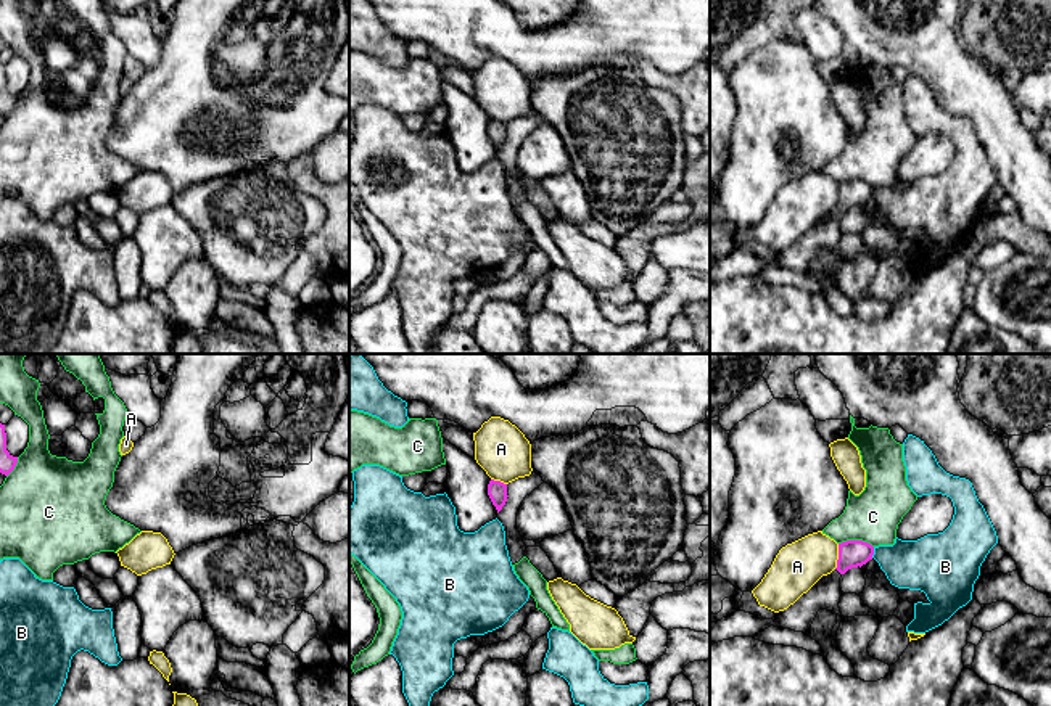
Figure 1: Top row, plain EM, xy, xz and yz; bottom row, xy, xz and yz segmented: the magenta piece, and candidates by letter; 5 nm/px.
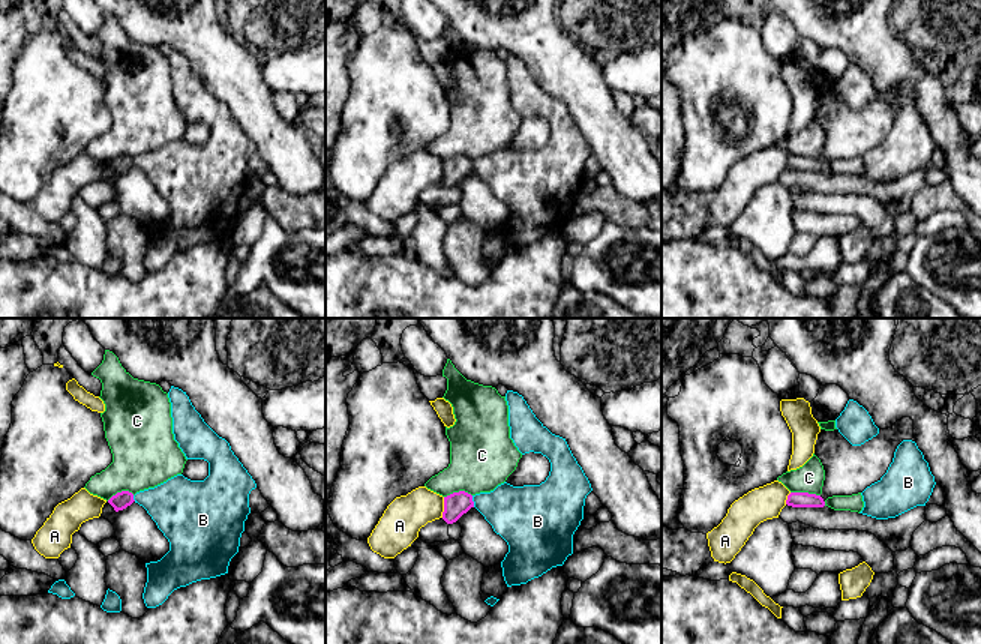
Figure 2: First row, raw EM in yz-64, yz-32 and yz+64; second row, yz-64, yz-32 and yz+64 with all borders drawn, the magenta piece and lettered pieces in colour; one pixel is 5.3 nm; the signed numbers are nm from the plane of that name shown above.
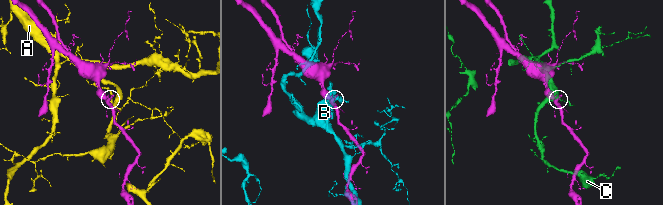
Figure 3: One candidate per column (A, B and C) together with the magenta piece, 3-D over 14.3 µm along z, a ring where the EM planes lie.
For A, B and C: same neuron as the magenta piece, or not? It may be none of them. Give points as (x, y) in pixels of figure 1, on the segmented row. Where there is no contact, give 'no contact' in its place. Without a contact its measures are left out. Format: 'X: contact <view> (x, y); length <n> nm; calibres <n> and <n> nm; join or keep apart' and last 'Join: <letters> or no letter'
A: contact yz (839, 557); length 130 nm; calibres 140 and 240 nm; keep apart
B: contact yz (873, 552); length 60 nm; calibres 140 and 260 nm; keep apart
C: contact yz (857, 541); length 180 nm; calibres 140 and 260 nm; keep apart
Join: no letter

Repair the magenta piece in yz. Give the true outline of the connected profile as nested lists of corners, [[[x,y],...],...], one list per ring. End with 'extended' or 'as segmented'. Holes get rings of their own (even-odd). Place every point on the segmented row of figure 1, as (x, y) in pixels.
[[[847,540],[839,544],[837,568],[822,576],[806,593],[803,593],[787,610],[776,613],[773,619],[763,619],[760,613],[736,611],[718,622],[710,624],[710,642],[723,642],[734,637],[753,637],[755,634],[774,626],[795,632],[808,632],[818,611],[827,610],[837,614],[832,629],[834,640],[843,616],[839,603],[843,595],[840,577],[851,568],[861,568],[872,560],[874,547],[863,540]]]; extended

